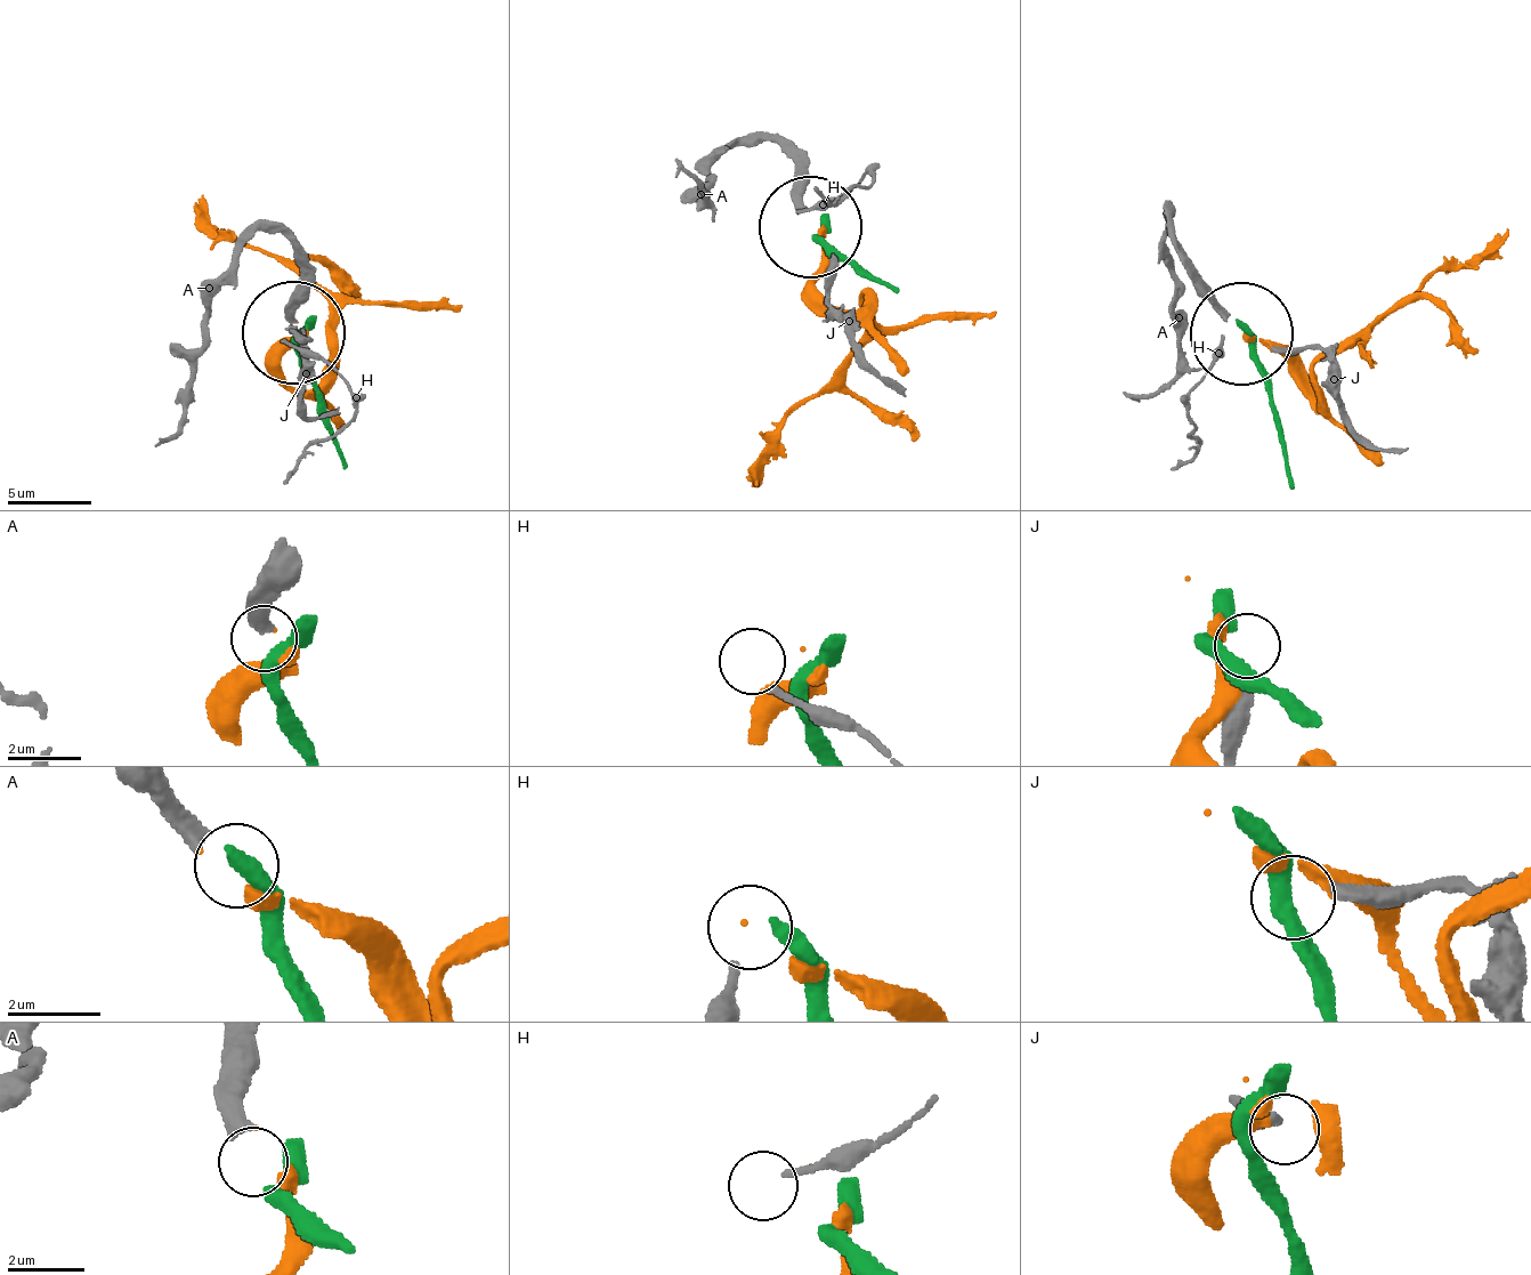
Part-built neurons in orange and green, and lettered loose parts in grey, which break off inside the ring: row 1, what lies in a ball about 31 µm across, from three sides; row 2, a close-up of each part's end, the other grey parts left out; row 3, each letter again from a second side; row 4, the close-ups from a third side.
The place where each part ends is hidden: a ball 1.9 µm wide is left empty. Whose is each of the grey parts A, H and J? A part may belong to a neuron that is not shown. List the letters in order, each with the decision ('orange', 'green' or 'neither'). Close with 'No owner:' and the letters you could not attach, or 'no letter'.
A: orange
H: neither
J: neither
No owner: H, J

